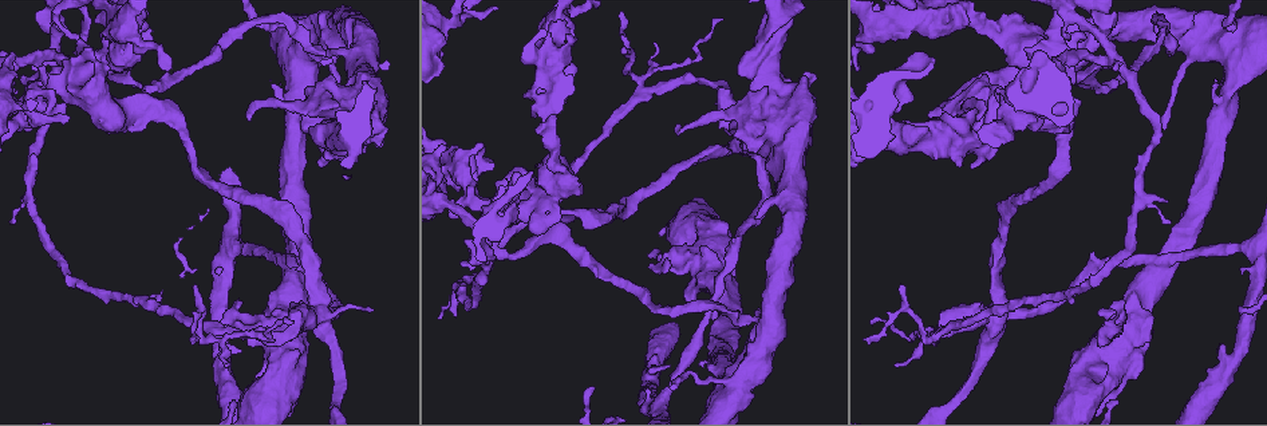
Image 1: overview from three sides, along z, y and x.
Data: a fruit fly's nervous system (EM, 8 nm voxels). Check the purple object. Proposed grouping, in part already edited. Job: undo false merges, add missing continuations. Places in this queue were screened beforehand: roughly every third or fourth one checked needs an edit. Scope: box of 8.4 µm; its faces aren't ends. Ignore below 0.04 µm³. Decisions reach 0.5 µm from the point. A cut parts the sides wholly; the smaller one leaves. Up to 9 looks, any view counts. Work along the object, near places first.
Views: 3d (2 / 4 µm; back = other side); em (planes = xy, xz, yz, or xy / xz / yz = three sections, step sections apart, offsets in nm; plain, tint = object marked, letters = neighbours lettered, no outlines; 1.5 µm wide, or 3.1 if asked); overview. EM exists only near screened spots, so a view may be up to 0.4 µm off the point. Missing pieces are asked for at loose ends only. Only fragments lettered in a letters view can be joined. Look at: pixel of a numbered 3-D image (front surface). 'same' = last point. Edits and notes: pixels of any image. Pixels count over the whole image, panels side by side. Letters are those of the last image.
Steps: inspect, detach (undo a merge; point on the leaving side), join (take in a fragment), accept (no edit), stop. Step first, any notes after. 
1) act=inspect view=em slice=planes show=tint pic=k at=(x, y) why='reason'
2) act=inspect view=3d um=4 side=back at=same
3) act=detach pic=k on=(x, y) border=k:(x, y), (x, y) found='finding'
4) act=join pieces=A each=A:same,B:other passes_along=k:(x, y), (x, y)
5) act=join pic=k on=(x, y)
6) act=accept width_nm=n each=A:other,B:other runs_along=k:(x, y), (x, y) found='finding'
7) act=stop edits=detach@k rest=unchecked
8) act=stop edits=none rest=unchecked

act=inspect view=em slice=xy step=8 show=letters pic=1 at=(548, 199) why='sudden change in width'

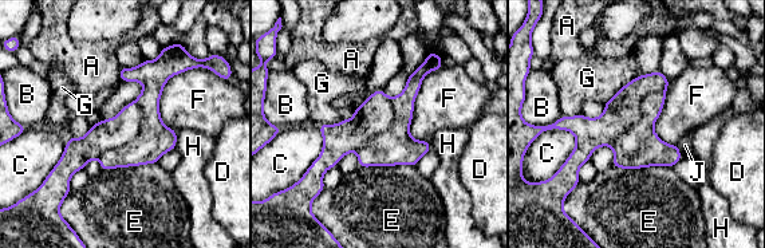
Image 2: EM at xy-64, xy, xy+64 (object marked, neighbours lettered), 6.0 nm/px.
act=detach pic=2 on=(622, 111) each=A:other,B:other,C:other,D:other,E:other,F:other,G:other,H:other,J:other part_leaving=2:(658, 74), (584, 148), (572, 174) found='a second neuron is stuck on'

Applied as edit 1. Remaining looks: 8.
act=inspect view=em slice=planes show=letters pic=1 at=(991, 158) why='an open end'

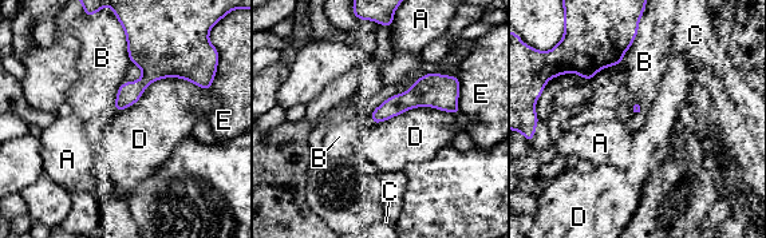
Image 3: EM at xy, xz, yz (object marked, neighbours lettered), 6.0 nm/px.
act=accept longest_contact=D:600nm each=A:other,B:other,C:other,D:other,E:other found='no lettered fragment goes on from it'

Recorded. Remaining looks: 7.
act=stop edits=detach@2 rest=unchecked

